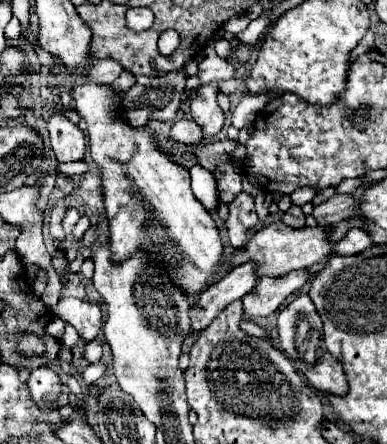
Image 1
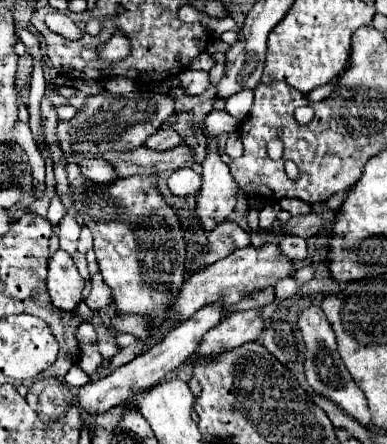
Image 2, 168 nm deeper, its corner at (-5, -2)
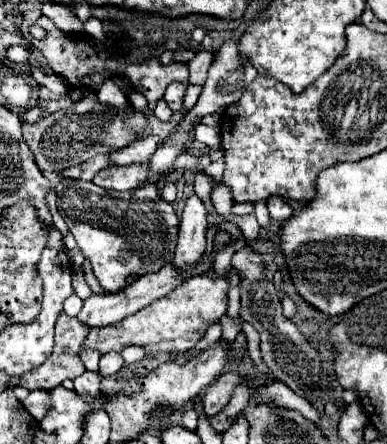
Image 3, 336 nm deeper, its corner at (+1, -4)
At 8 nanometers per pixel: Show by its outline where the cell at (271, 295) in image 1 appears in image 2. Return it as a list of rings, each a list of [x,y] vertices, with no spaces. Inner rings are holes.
[[[252,308],[244,312],[236,312],[228,318],[224,318],[216,328],[212,328],[200,348],[194,352],[192,358],[198,356],[214,356],[220,354],[224,348],[236,348],[244,342],[254,342],[264,330],[264,318],[262,308]]]

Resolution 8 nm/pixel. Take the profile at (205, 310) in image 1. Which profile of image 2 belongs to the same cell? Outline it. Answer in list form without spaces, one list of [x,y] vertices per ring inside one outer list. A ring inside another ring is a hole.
[[[212,302],[210,306],[202,306],[202,310],[198,310],[186,322],[178,324],[166,336],[166,340],[162,340],[158,346],[150,348],[146,354],[134,358],[132,362],[120,366],[112,376],[102,378],[102,380],[96,380],[96,382],[88,382],[86,386],[82,386],[80,392],[78,392],[78,402],[82,404],[82,408],[86,408],[92,414],[94,412],[104,412],[104,410],[110,410],[116,404],[126,404],[132,398],[130,396],[132,392],[146,390],[146,388],[158,384],[170,370],[174,370],[176,366],[184,364],[194,354],[194,350],[198,350],[198,342],[202,342],[204,334],[222,320],[222,310],[224,310],[222,308],[222,302]]]

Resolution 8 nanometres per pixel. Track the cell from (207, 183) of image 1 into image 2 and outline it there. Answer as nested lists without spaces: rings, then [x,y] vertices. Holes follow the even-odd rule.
[[[180,168],[168,178],[168,188],[176,196],[194,196],[202,188],[202,176],[196,174],[192,168]]]

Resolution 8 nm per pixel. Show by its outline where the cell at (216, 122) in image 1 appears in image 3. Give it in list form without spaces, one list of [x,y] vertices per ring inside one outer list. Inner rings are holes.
[[[194,194],[186,200],[184,212],[180,216],[178,246],[174,252],[176,268],[192,268],[198,264],[206,250],[206,208],[202,200]]]

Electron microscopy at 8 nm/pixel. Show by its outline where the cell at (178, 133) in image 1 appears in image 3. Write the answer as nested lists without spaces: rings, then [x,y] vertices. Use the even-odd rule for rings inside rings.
[[[140,136],[130,146],[122,148],[120,152],[112,152],[108,156],[110,166],[130,166],[130,164],[142,164],[146,162],[156,148],[160,148],[162,140],[158,136]]]

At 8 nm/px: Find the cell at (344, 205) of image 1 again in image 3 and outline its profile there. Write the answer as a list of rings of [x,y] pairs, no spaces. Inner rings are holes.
[[[166,264],[166,266],[160,268],[158,272],[148,272],[148,274],[144,274],[138,282],[134,282],[132,286],[128,286],[128,288],[122,290],[122,292],[116,292],[116,294],[92,294],[92,296],[84,302],[84,306],[82,306],[82,310],[80,310],[80,314],[78,314],[76,318],[78,318],[84,326],[88,326],[88,328],[102,328],[102,326],[116,324],[118,320],[122,320],[122,318],[138,312],[140,308],[148,306],[150,302],[154,302],[154,300],[158,300],[158,298],[162,298],[162,296],[168,296],[180,282],[184,282],[186,278],[190,278],[190,274],[192,274],[194,270],[196,270],[196,268],[190,268],[190,270],[182,270],[182,272],[180,272],[180,270],[176,270],[172,264]]]

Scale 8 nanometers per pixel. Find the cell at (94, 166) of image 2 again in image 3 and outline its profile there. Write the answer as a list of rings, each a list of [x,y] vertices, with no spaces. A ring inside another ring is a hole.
[[[148,162],[146,164],[130,164],[124,168],[104,168],[98,176],[94,176],[94,184],[108,190],[134,190],[148,178]]]

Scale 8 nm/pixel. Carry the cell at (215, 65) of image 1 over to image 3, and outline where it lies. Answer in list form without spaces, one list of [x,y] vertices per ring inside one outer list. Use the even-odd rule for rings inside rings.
[[[170,84],[170,86],[166,88],[164,100],[166,100],[166,104],[170,106],[172,112],[180,112],[180,110],[182,110],[184,92],[186,92],[186,86],[184,86],[184,84]]]

